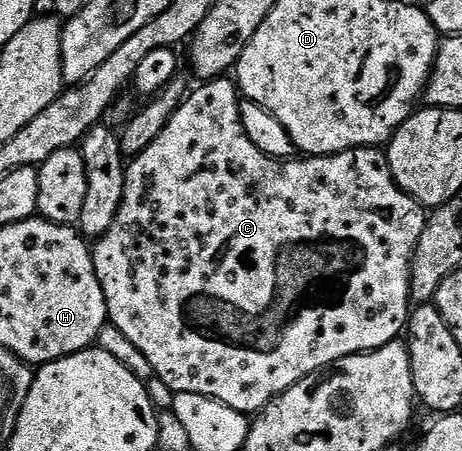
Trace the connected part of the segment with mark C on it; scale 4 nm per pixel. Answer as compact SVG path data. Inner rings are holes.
M216 78L200 83L199 89L195 93L184 99L183 103L169 118L165 130L153 138L153 142L140 156L134 157L126 165L127 177L125 178L125 194L121 198L121 206L117 210L117 218L113 218L113 226L105 235L98 237L94 241L91 257L93 266L97 274L97 282L101 282L101 290L105 294L105 306L107 307L107 319L117 330L121 330L125 338L129 340L149 360L149 365L154 372L154 379L160 380L165 387L171 388L172 393L188 392L189 394L201 394L213 398L217 402L225 402L225 406L233 406L233 410L245 412L248 414L258 414L263 411L263 407L271 401L274 396L281 395L289 386L301 382L301 378L312 374L322 373L324 370L336 364L341 358L346 356L355 356L359 352L372 352L389 342L400 339L401 333L407 327L407 317L409 309L412 307L411 302L411 259L415 253L417 242L427 225L428 213L423 205L417 203L408 192L402 192L397 186L397 182L391 173L391 167L387 161L386 151L374 148L350 148L344 152L338 152L336 156L307 156L306 158L275 159L262 153L249 140L248 134L242 125L239 106L241 103L241 93L234 79Z

